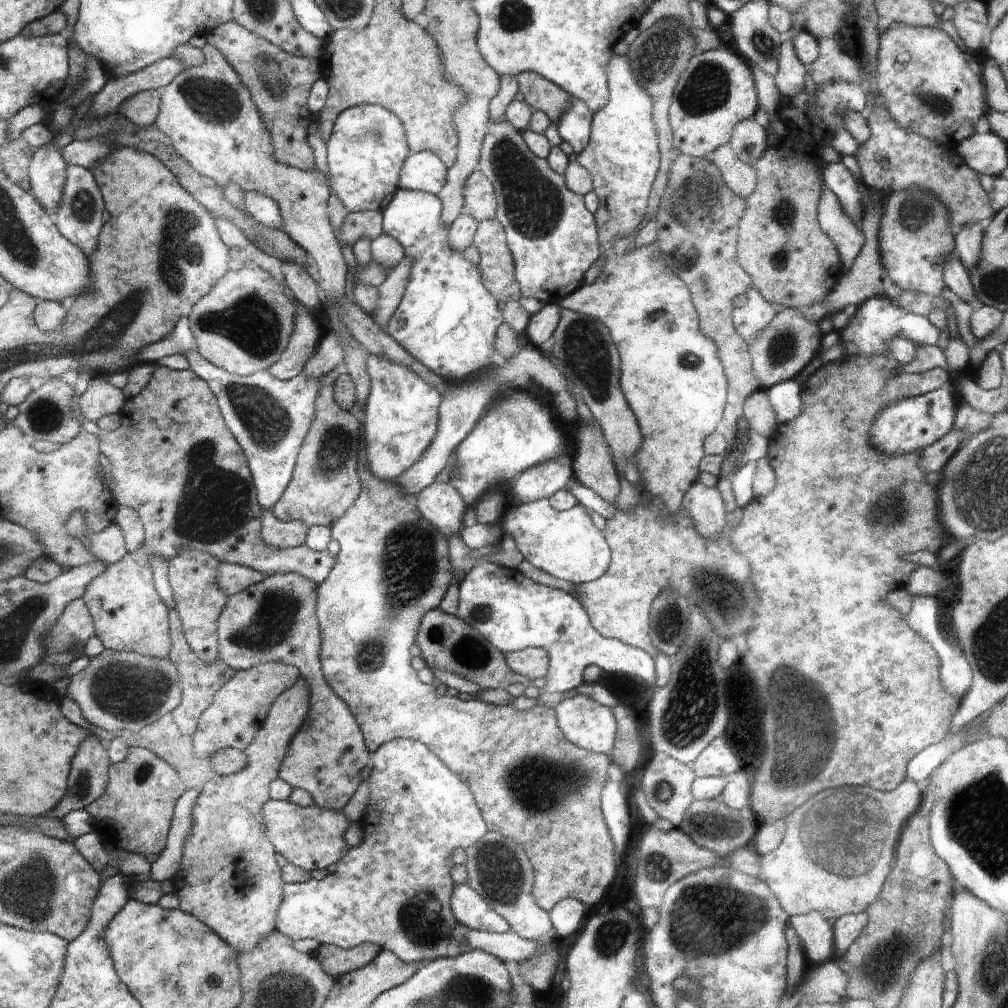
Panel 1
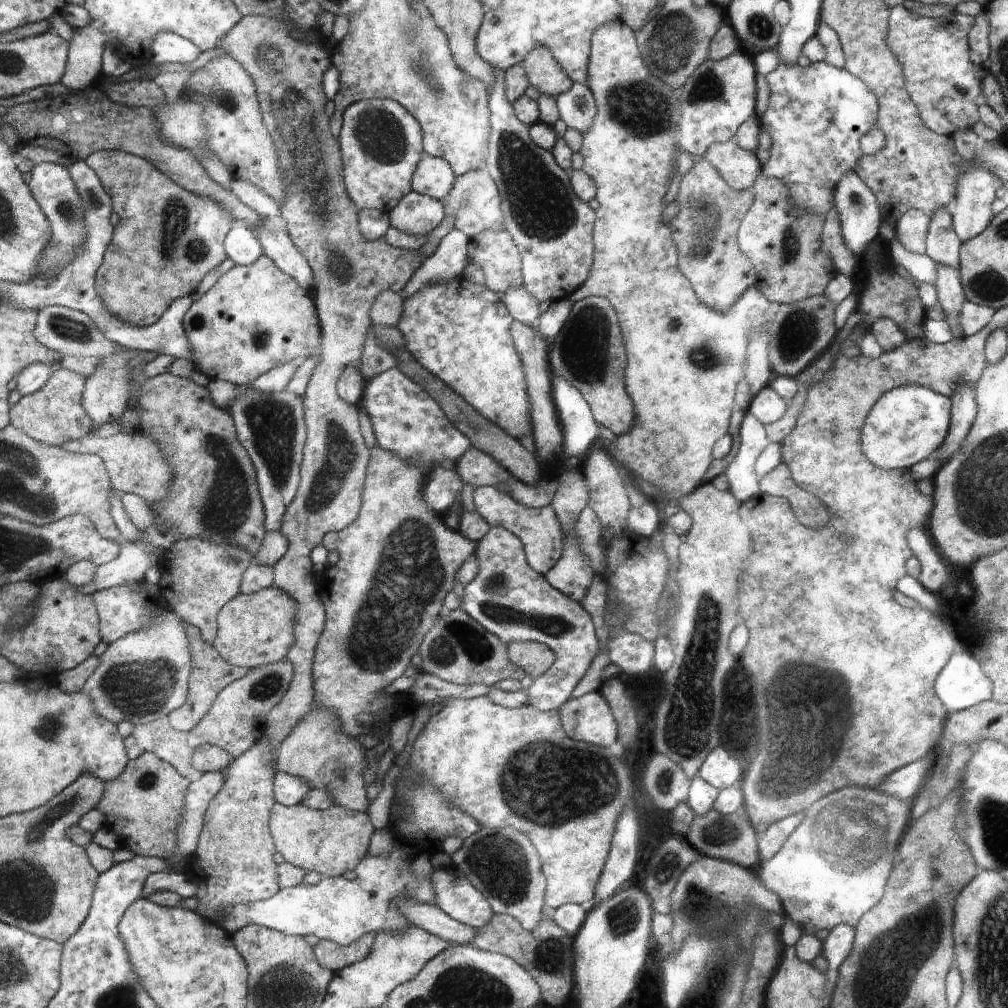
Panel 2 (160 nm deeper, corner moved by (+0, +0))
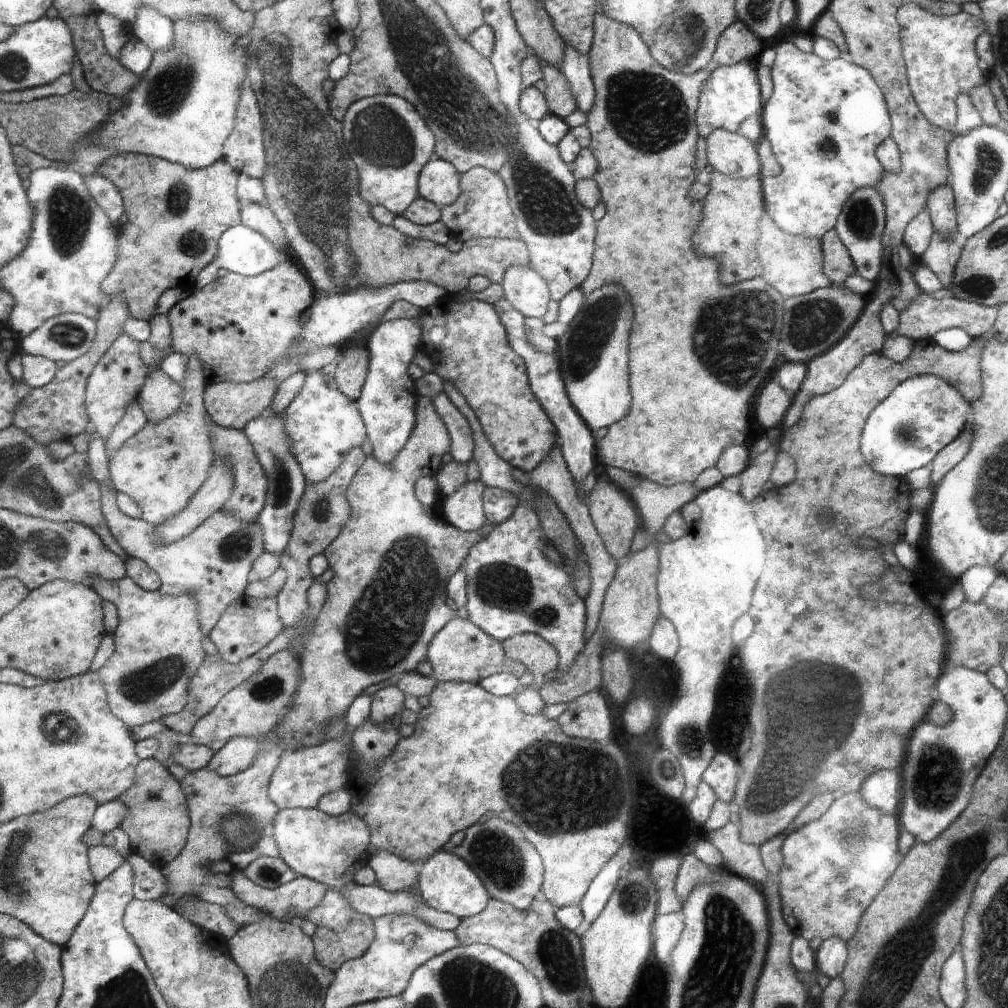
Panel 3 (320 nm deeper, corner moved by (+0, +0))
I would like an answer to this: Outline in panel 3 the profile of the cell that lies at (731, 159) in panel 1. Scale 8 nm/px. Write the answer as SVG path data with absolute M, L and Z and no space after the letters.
M716 128L706 139L708 169L723 175L745 179L760 172L758 150L741 133L731 133L725 128Z

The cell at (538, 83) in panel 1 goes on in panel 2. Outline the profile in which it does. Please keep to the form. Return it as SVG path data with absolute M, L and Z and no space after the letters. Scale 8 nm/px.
M544 45L534 47L526 55L522 66L528 75L530 85L537 88L540 95L556 98L567 91L571 85L571 78L557 61L551 48Z

